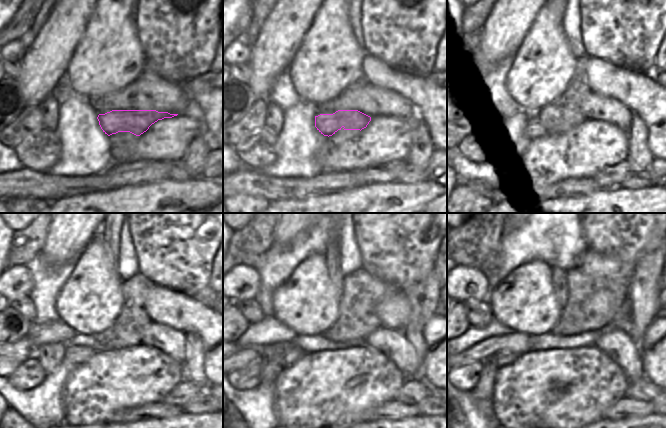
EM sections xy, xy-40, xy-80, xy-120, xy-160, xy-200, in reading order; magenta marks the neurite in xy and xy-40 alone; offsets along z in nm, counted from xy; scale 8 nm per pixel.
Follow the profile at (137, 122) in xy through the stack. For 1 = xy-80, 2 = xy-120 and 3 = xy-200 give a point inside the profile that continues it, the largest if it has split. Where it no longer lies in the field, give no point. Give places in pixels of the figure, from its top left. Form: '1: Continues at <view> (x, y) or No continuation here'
1: Continues at xy-80 (534, 128)
2: Continues at xy-120 (74, 355)
3: Continues at xy-200 (504, 357)

